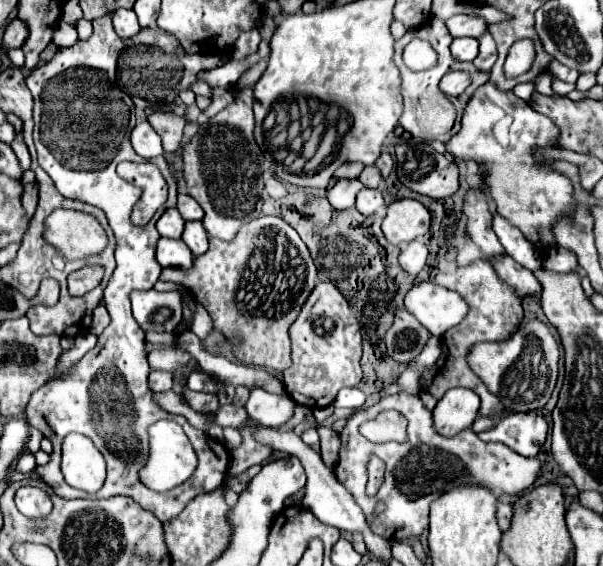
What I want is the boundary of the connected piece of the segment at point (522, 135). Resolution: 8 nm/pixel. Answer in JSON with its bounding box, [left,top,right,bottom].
[447,82,573,248]

